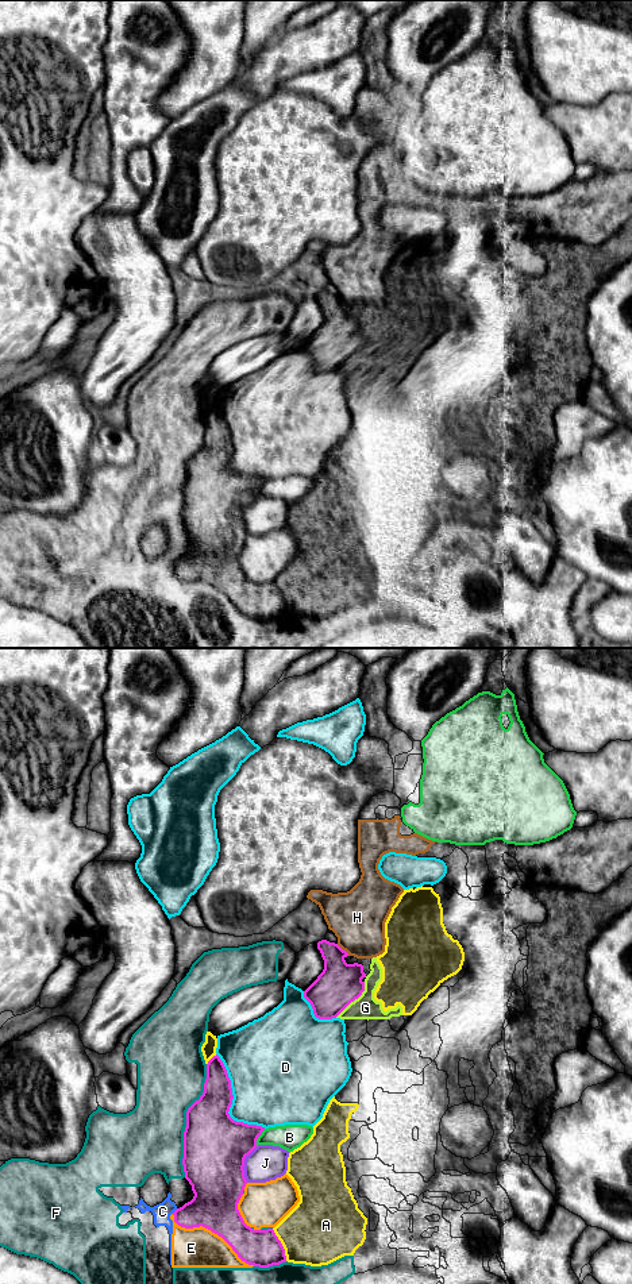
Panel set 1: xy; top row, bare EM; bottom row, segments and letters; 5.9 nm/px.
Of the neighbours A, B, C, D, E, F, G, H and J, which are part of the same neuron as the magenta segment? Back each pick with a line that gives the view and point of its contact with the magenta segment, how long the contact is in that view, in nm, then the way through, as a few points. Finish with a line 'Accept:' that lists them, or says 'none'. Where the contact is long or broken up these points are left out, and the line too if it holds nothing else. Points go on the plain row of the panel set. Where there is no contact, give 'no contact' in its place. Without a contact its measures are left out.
Accept: none

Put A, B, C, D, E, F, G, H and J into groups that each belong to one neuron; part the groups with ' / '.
A G / B / C E F H / D / J

